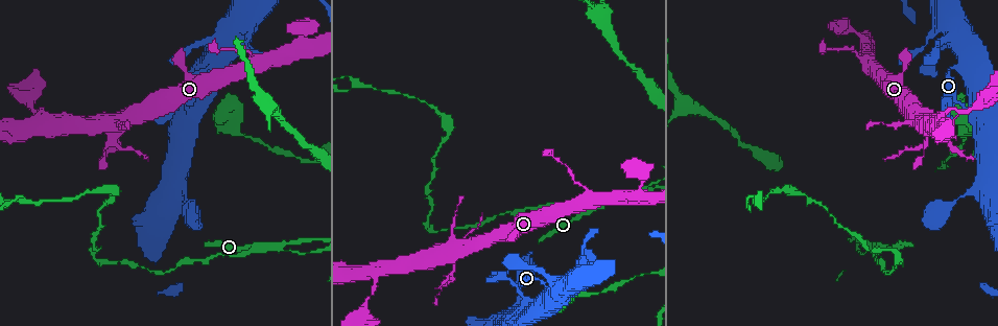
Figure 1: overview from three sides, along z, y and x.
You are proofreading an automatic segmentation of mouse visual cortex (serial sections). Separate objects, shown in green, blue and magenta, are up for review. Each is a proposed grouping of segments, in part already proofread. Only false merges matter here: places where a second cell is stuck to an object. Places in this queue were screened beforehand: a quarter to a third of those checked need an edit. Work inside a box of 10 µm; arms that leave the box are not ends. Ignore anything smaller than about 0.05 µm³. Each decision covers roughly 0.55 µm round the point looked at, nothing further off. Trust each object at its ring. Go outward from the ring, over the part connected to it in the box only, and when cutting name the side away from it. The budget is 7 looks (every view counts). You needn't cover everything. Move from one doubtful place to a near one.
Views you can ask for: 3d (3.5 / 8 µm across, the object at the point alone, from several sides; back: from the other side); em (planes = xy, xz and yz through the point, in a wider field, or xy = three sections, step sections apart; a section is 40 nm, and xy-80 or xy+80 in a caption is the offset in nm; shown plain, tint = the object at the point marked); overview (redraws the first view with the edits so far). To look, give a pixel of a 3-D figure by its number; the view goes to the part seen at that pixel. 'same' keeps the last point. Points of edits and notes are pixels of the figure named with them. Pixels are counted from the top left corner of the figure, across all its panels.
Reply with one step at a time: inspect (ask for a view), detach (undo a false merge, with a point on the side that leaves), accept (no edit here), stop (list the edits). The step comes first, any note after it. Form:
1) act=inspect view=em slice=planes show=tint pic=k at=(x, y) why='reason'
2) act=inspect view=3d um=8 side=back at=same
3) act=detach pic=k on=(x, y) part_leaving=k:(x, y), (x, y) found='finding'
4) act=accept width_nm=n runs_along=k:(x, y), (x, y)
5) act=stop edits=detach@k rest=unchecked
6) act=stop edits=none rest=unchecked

act=inspect view=3d um=8 pic=1 at=(199, 107) why='arms part here'

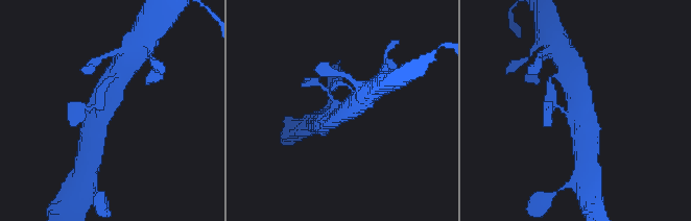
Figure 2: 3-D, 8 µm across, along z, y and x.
act=inspect view=3d um=3.5 at=same

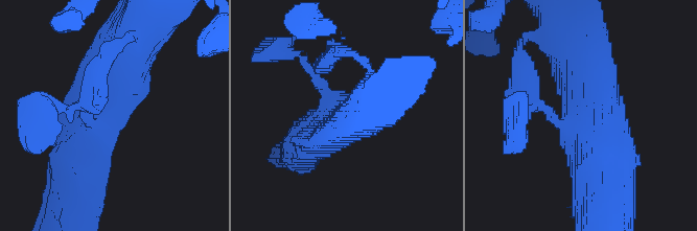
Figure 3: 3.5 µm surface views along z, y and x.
act=inspect view=em slice=xy step=1 show=tint pic=3 at=(107, 116)

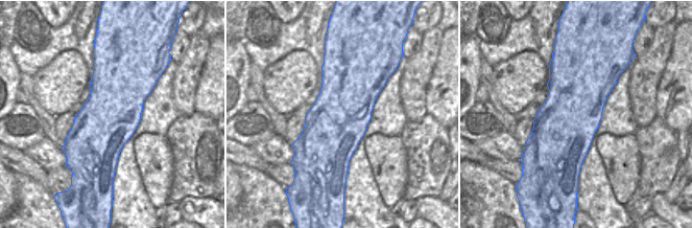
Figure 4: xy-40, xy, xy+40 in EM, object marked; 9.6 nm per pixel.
act=accept runs_along=3:(533, 102), (574, 124), (581, 51) found='continuous, no second cell'

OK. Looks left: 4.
act=inspect view=3d um=3.5 pic=1 at=(872, 247) why='two arms at a narrow angle'

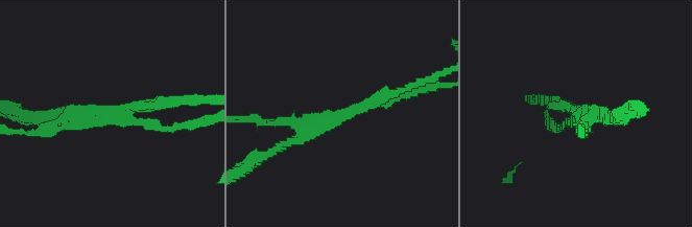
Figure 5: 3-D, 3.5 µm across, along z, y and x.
act=inspect view=em slice=xy step=1 show=tint pic=5 at=(355, 109) arms=3 arm_widths_nm=100,150,250

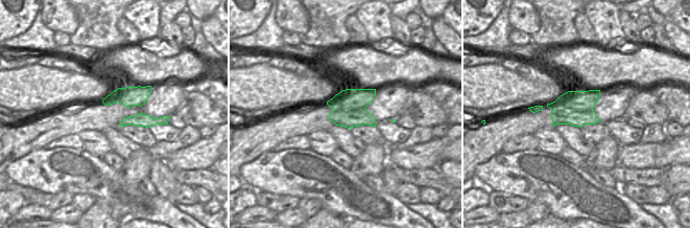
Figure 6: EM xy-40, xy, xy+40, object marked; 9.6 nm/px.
act=detach pic=5 on=(258, 120) part_leaving=5:(293, 125), (258, 122), (255, 119) found='a second cell is stuck on'

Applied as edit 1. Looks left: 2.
act=inspect view=3d um=8 pic=1 at=(451, 253) why='branch point'

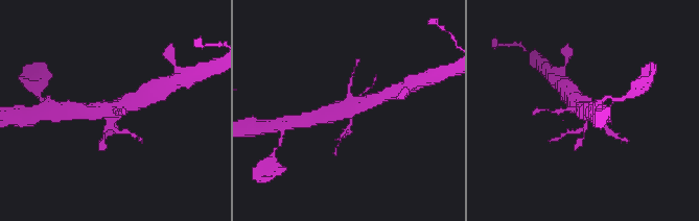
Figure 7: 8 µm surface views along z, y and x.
act=inspect view=3d um=3.5 at=same

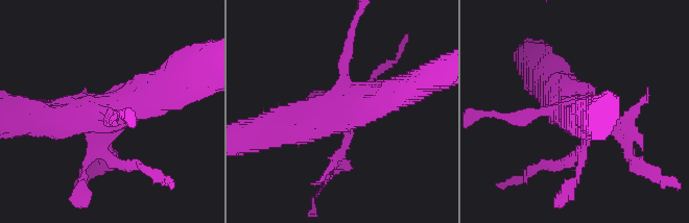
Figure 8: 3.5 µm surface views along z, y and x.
act=detach pic=8 on=(116, 165) part_leaving=8:(349, 133), (345, 165), (323, 187) found='two cells meet here'

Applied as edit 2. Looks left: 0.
act=stop edits=detach@5,detach@8 rest=unchecked

